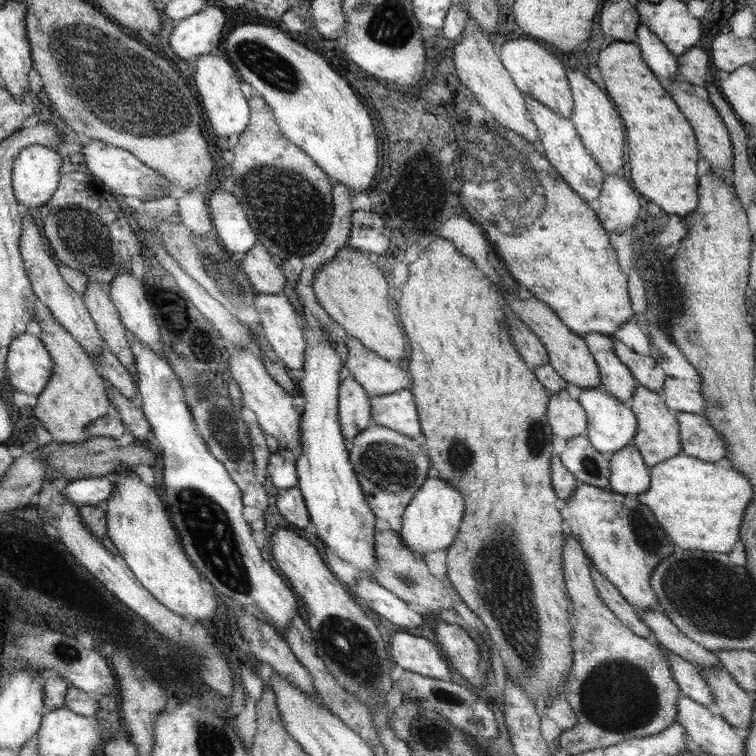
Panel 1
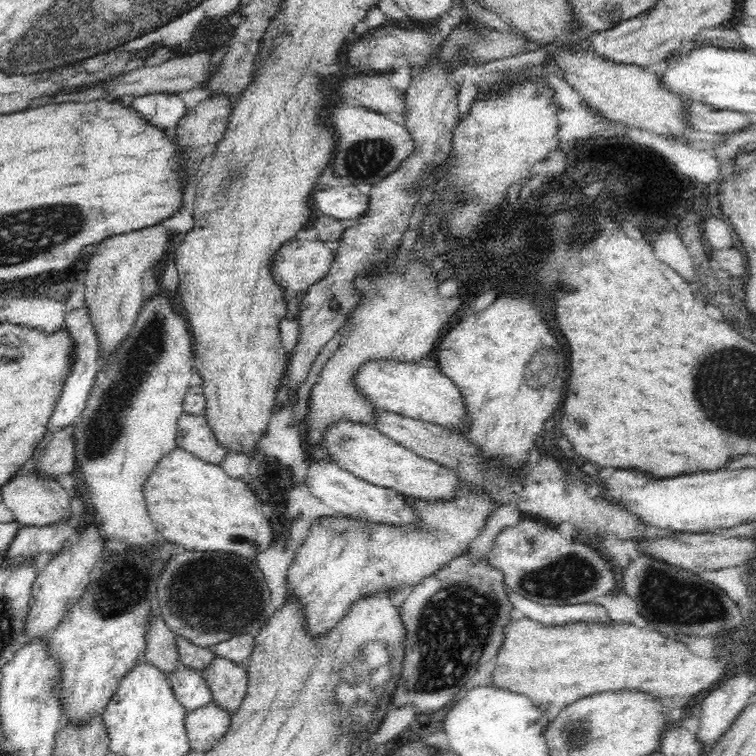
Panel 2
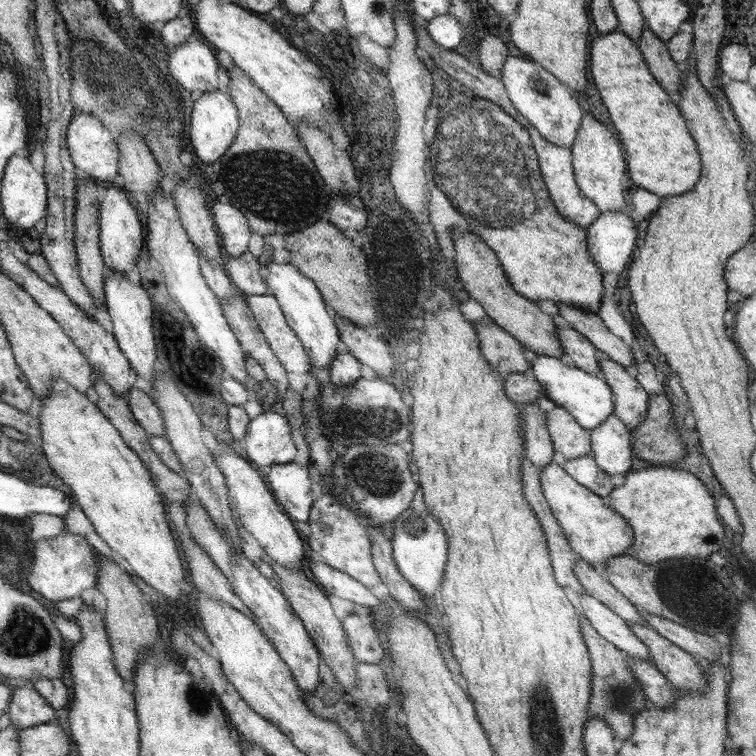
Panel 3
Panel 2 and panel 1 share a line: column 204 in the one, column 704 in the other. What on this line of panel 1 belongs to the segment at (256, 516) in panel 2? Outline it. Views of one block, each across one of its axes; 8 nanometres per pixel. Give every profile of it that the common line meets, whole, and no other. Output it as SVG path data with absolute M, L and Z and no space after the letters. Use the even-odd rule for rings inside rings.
M684 452L651 466L651 484L646 493L637 495L655 514L670 542L684 550L730 552L739 541L739 530L749 498L750 481L737 470L718 467Z

